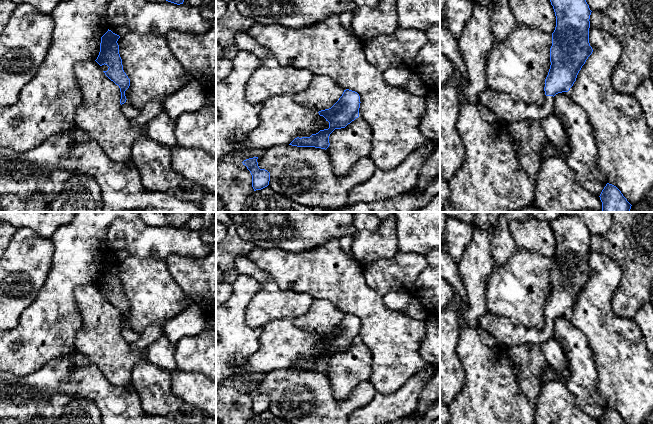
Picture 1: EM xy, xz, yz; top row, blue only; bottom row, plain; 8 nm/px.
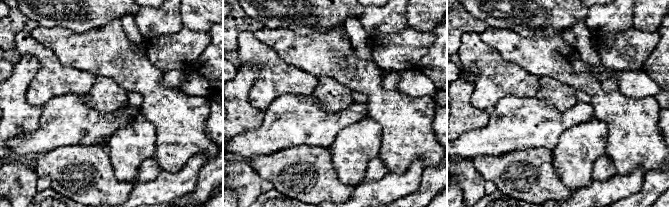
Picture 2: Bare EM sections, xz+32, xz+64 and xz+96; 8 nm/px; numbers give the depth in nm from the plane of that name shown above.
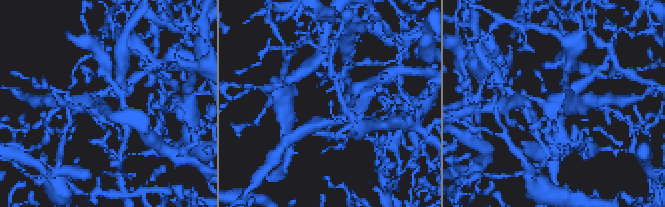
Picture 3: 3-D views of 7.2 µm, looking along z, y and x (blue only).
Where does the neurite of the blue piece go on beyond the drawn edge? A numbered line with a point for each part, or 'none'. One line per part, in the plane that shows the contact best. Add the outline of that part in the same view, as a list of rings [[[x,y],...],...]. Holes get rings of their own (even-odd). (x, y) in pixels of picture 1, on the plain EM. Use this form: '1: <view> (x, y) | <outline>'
1: yz (507, 334) | [[[491,313],[483,315],[479,321],[479,329],[494,335],[497,345],[509,348],[522,343],[541,345],[553,338],[554,321],[546,320],[543,329],[534,329],[517,326],[505,316],[496,316]]]

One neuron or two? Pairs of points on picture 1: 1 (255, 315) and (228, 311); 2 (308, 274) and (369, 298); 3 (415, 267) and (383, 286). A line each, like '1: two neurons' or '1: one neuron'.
1: two neurons
2: one neuron
3: one neuron

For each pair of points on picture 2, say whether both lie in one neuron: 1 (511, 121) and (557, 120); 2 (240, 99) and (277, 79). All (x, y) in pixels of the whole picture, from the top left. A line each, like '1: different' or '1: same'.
1: same
2: different

